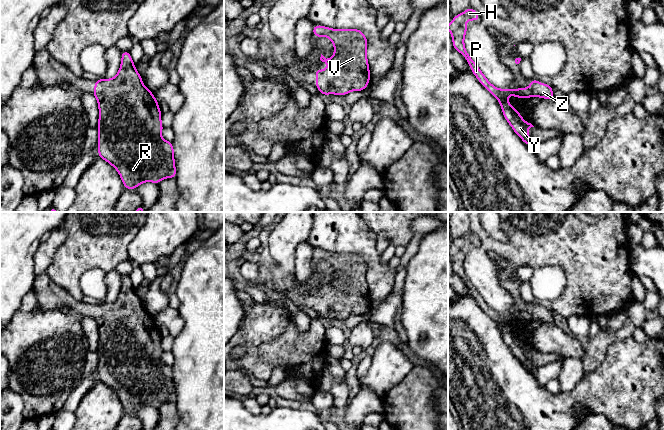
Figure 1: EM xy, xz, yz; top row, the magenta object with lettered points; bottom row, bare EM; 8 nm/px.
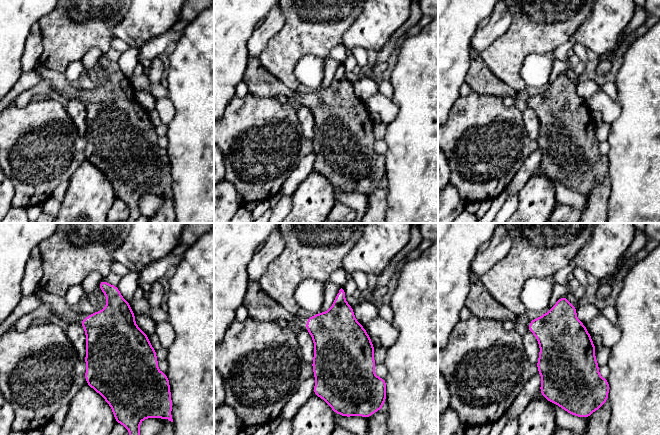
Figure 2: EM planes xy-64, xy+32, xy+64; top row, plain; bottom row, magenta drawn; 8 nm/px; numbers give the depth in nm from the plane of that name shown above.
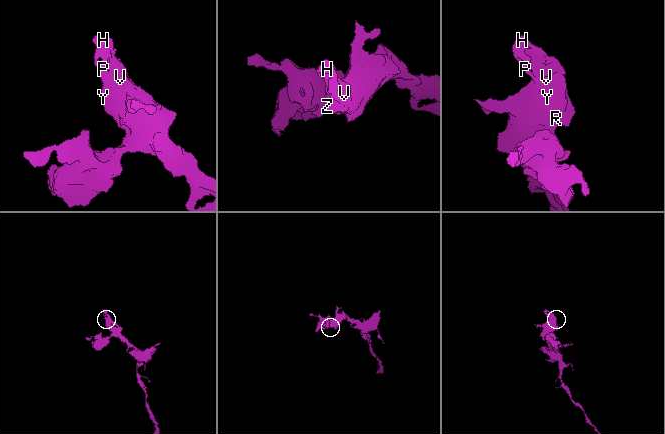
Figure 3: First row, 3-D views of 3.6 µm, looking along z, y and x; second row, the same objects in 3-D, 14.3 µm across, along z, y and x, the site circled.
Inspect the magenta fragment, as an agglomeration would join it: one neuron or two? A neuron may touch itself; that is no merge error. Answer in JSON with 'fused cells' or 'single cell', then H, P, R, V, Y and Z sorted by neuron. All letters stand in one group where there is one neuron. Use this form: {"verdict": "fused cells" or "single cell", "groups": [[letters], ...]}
{"verdict": "single cell", "groups": [["H", "P", "R", "V", "Y", "Z"]]}

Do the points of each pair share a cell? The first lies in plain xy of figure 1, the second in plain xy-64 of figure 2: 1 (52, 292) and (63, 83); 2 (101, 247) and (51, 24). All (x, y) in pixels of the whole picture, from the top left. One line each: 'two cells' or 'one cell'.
1: one cell
2: one cell

